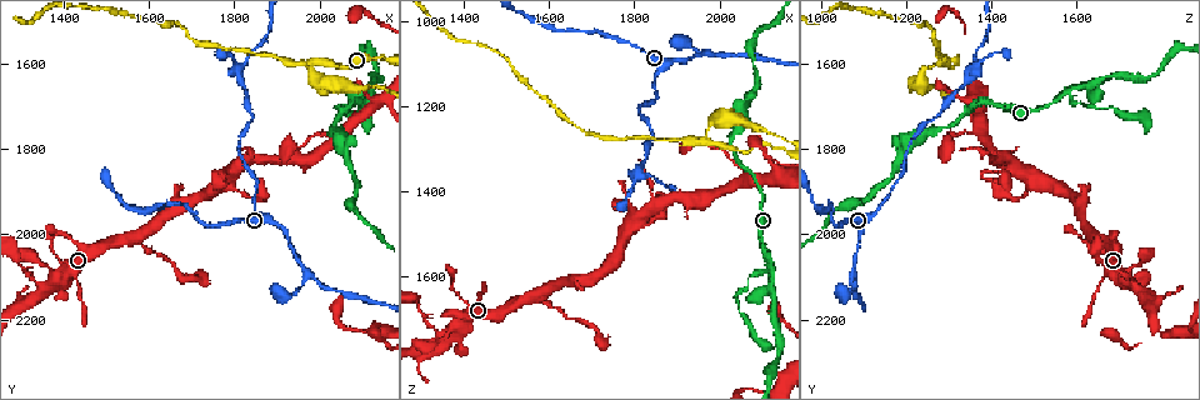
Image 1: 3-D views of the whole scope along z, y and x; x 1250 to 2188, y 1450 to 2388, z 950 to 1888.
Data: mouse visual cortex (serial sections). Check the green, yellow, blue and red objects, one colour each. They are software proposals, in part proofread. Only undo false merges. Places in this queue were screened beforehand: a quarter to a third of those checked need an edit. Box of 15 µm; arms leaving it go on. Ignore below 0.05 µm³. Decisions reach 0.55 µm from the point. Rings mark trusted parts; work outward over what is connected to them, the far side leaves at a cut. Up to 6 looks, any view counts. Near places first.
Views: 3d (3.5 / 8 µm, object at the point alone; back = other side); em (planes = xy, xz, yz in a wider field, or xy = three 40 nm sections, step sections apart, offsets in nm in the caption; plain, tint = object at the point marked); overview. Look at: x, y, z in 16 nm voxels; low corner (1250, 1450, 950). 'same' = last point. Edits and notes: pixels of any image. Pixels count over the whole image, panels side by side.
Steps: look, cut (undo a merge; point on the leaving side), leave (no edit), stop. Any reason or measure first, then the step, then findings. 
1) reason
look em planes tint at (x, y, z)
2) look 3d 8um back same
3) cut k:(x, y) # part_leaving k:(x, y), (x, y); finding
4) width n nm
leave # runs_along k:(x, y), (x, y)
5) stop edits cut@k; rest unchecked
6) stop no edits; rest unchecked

sharp bend
look 3d 8um at (1975, 1605, 1290)

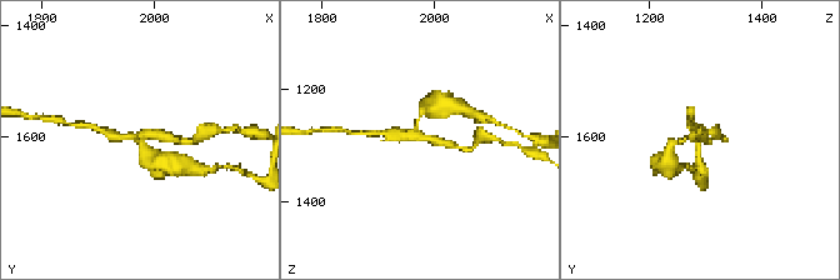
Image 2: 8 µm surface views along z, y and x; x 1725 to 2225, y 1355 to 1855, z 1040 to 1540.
arms 3; arm_widths 150, 250, 250 nm
look em planes tint at (1970, 1600, 1280)

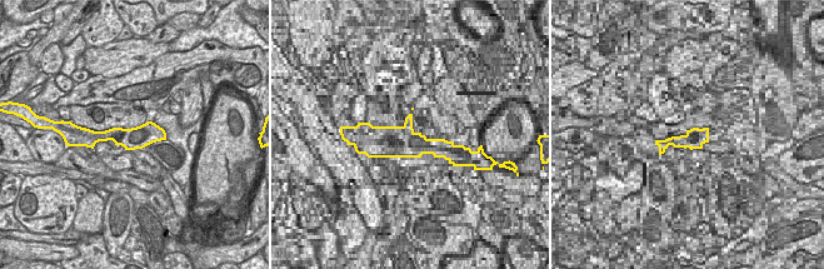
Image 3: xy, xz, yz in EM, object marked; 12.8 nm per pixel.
cut 2:(670, 146) # part_leaving 2:(416, 129), (418, 119), (426, 109), (443, 106); two cells meet here

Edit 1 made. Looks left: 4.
side arm on a straight run
look em xy step 1 tint at (2125, 1665, 1580)

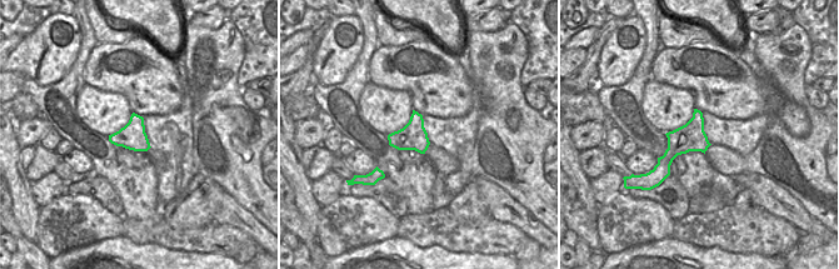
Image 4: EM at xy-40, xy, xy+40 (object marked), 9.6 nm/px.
see where the arms go
look 3d 3.5um same

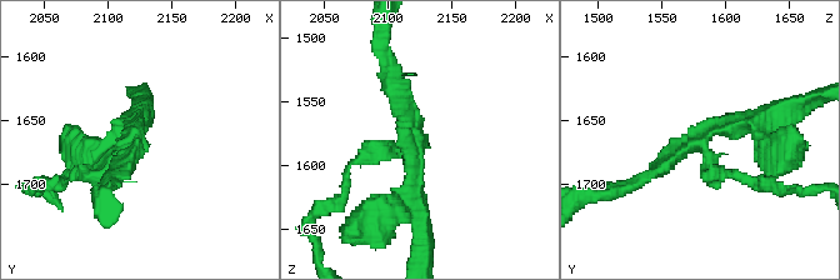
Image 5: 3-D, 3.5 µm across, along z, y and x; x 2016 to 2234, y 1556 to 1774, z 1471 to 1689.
arm_widths 200, 200, 200 nm
leave # runs_along 5:(634, 185), (714, 128), (771, 120); all the same cell

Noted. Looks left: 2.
side arm on a straight run
look 3d 3.5um at (1565, 2015, 1645)

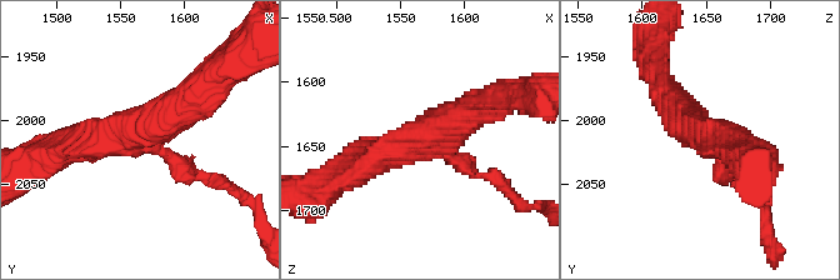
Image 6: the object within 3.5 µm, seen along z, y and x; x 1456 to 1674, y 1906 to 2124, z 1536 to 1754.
arms 3; arm_widths 200, 400, 450 nm; now the EM
look em xy step 5 tint at (1562, 2010, 1642)

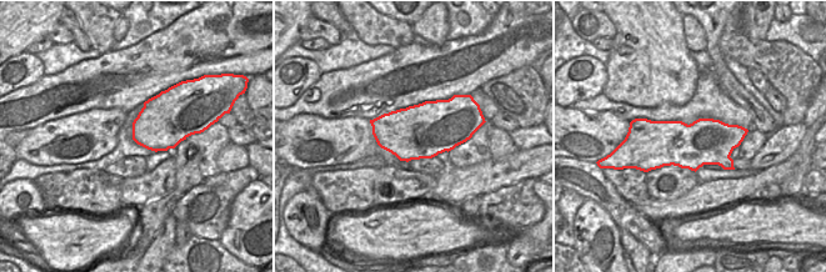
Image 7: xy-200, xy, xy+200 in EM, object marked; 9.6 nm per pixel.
cut 6:(196, 174) # border 7:(730, 157), (721, 166); two cells meet here

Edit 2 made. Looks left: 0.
stop edits cut@2, cut@6; rest unchecked

